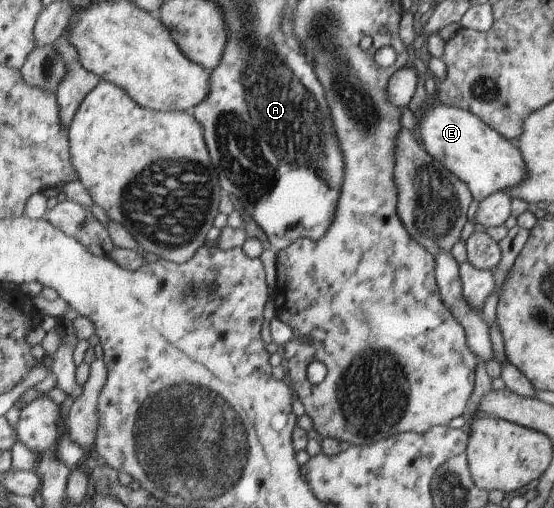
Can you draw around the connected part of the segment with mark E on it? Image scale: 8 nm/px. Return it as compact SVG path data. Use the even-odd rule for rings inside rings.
M445 102L431 105L423 111L417 115L415 137L418 143L427 155L467 185L468 193L477 203L527 179L522 155L518 154L516 144L499 136L471 111L446 105Z

